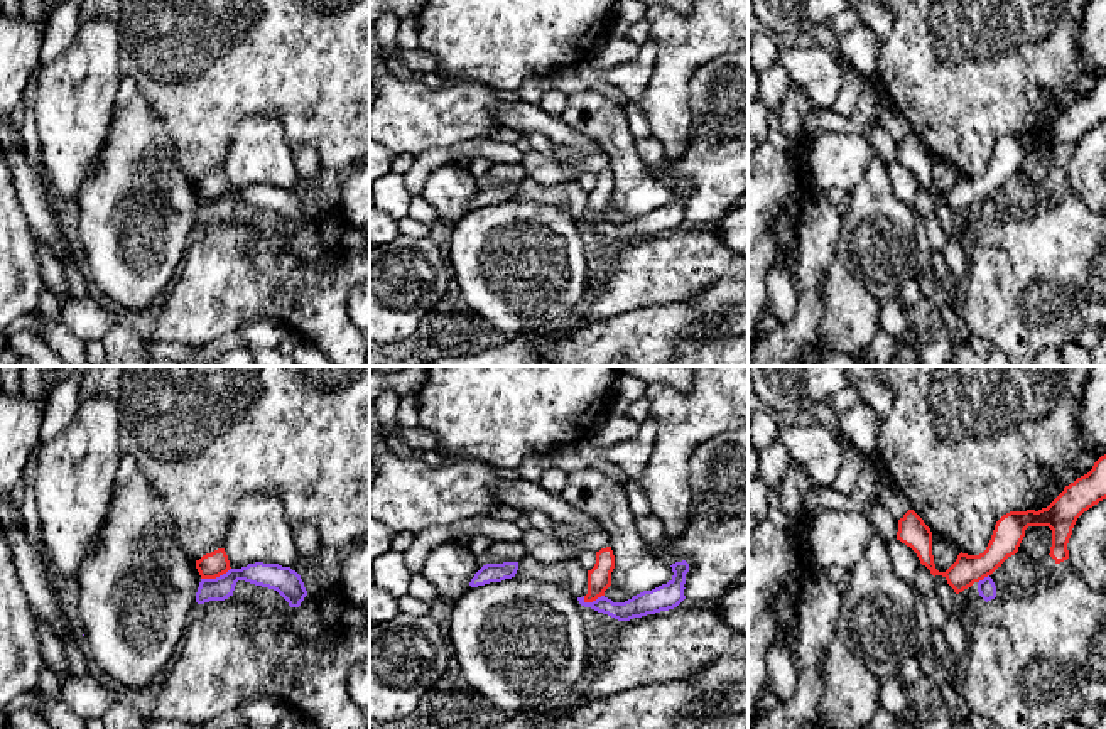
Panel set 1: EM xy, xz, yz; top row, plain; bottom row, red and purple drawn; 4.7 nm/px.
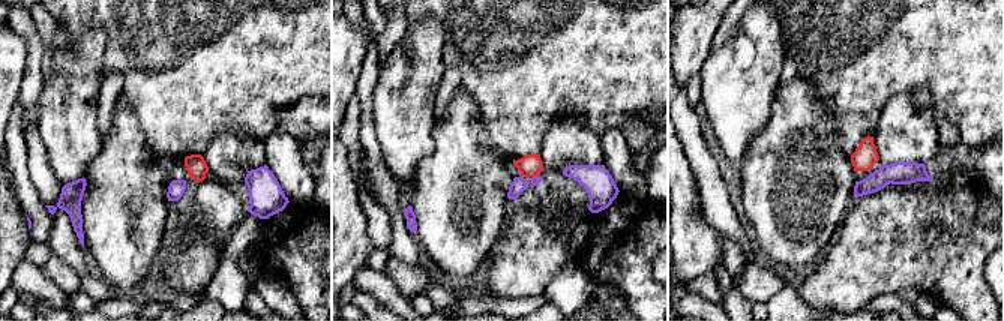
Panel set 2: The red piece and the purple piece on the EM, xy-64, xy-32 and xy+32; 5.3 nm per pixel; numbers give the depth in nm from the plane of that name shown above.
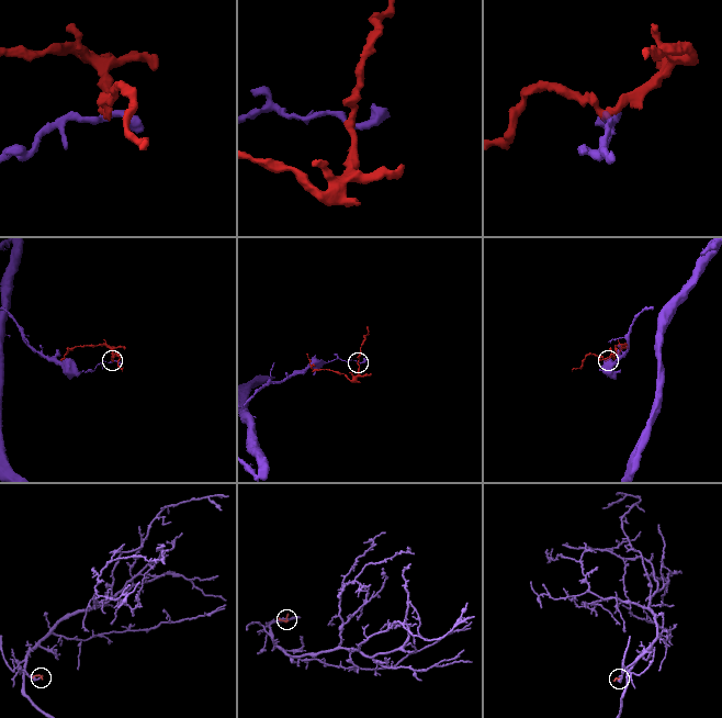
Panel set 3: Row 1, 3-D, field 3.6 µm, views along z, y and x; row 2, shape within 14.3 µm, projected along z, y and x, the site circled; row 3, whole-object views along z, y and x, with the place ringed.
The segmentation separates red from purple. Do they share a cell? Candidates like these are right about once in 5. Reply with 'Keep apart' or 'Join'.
Keep apart

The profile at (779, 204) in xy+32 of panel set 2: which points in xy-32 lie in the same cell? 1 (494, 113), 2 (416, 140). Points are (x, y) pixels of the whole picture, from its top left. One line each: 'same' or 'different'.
1: different
2: different

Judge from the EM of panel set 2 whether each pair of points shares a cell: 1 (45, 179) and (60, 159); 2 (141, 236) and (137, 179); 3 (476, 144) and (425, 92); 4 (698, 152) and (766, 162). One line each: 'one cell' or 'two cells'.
1: two cells
2: one cell
3: two cells
4: two cells

